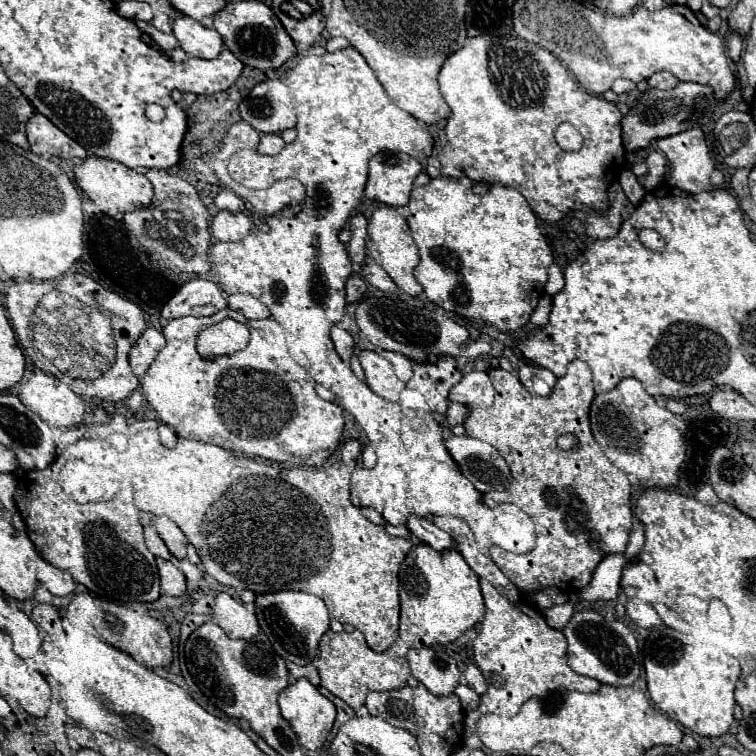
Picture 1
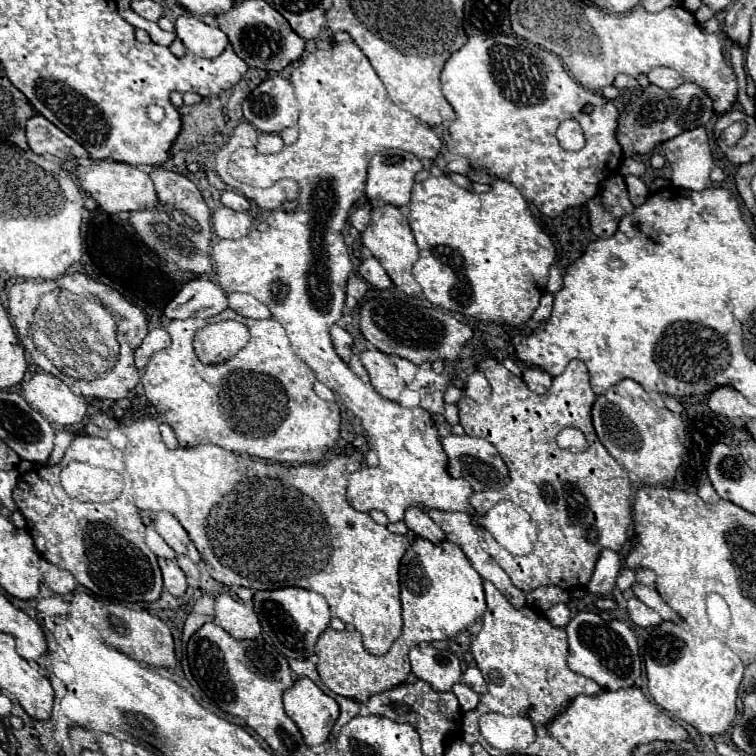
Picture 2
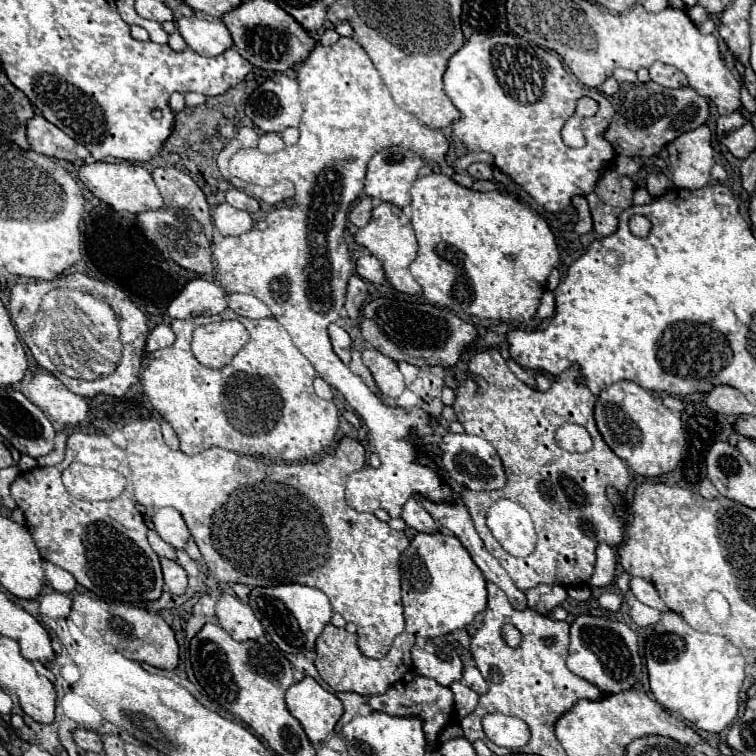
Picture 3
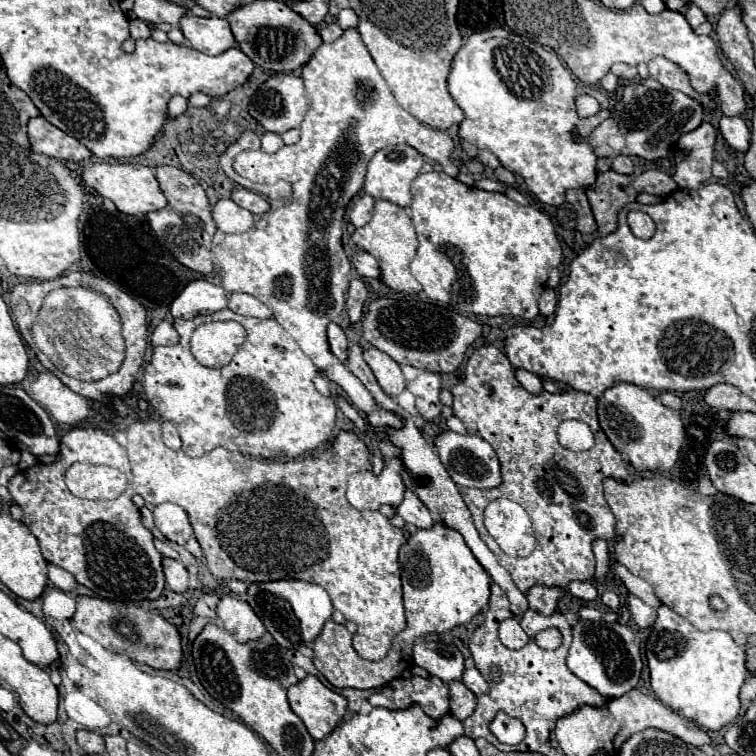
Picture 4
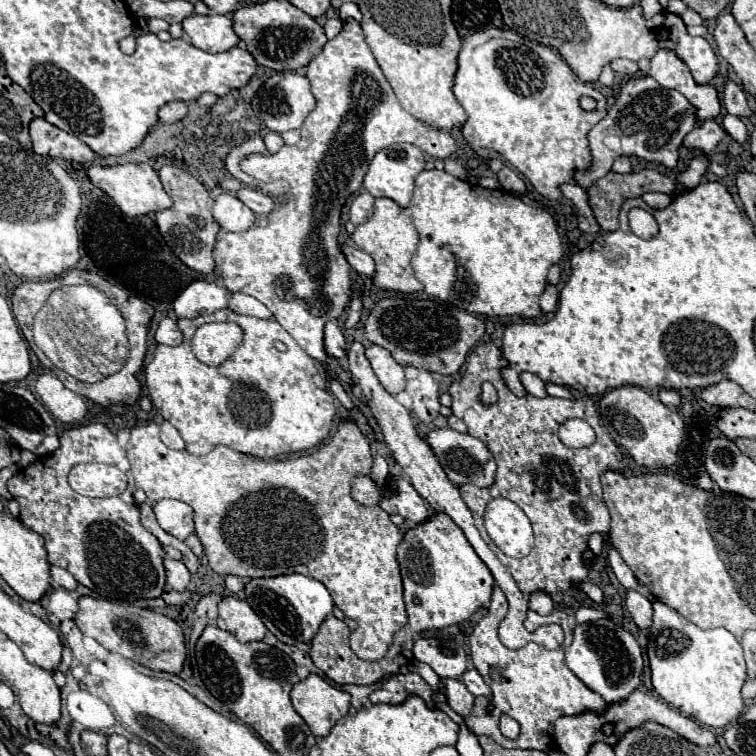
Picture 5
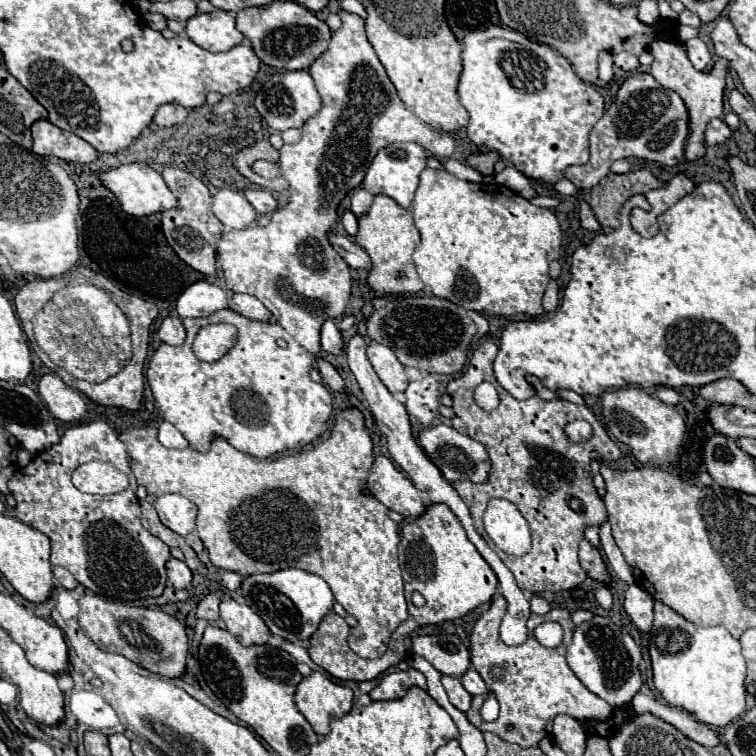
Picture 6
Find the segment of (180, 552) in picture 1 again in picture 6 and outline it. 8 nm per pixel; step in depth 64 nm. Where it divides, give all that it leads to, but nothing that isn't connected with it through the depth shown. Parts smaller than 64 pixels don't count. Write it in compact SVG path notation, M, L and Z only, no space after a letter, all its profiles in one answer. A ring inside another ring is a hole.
M162 494L156 498L154 508L158 510L162 524L166 524L176 534L186 536L194 530L196 506L188 498L180 494Z

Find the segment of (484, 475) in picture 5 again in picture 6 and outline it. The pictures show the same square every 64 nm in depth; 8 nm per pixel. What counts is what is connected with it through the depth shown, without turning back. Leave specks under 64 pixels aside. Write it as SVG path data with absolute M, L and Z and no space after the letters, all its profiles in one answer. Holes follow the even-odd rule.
M438 424L438 426L424 428L418 434L418 444L424 448L428 458L440 468L440 472L444 474L444 478L448 482L456 482L456 480L486 482L488 470L490 470L490 458L488 458L484 446L480 442L472 440L470 436L456 432L450 424Z

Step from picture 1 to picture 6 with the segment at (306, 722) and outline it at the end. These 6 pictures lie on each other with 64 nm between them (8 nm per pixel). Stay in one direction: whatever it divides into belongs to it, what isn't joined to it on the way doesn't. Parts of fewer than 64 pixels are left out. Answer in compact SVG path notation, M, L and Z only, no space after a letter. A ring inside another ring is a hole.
M312 672L308 678L304 678L304 680L298 684L294 700L296 700L298 710L300 710L300 712L306 716L306 720L312 724L314 732L320 734L320 736L324 736L324 734L330 732L328 724L330 724L332 718L340 718L340 716L344 716L344 714L350 712L354 694L352 694L352 690L350 690L348 686L334 682L334 680L328 678L324 672Z

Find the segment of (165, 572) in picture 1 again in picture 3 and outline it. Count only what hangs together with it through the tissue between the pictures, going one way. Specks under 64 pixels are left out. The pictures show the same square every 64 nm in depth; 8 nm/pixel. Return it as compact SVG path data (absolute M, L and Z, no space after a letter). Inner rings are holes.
M160 558L160 562L162 562L164 582L166 582L168 590L172 594L184 594L186 586L188 586L188 576L186 576L184 568L176 560L168 560L168 558Z

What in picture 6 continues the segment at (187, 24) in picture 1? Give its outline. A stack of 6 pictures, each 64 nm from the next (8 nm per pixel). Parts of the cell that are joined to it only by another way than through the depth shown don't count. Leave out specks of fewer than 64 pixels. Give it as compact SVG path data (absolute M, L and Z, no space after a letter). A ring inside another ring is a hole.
M214 10L210 14L196 14L188 20L186 34L200 48L210 52L226 52L244 42L244 34L236 28L236 18L230 12Z

